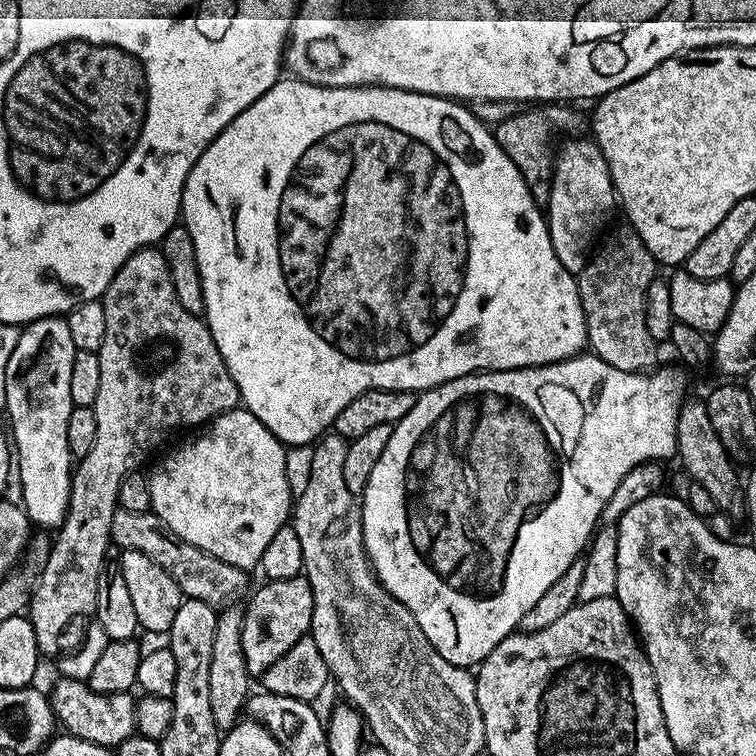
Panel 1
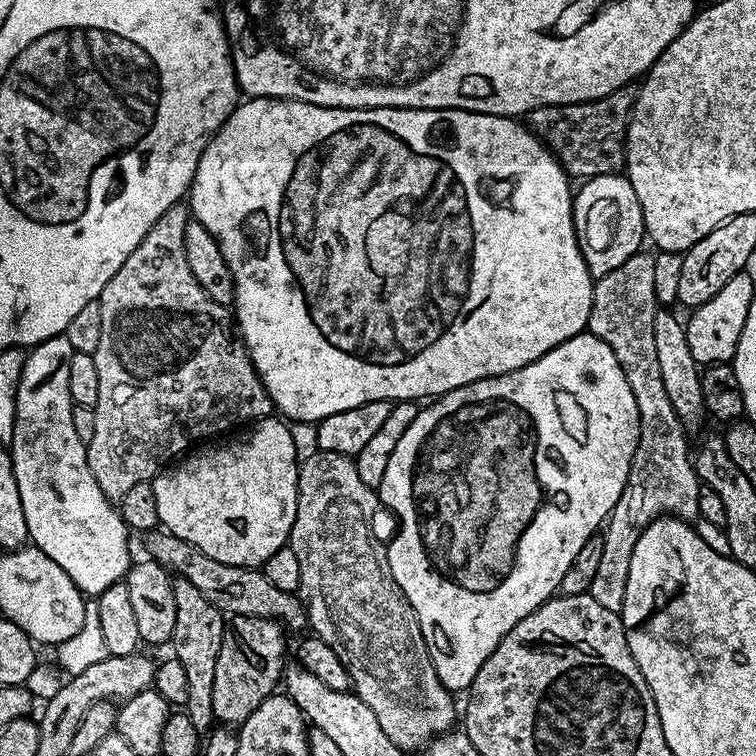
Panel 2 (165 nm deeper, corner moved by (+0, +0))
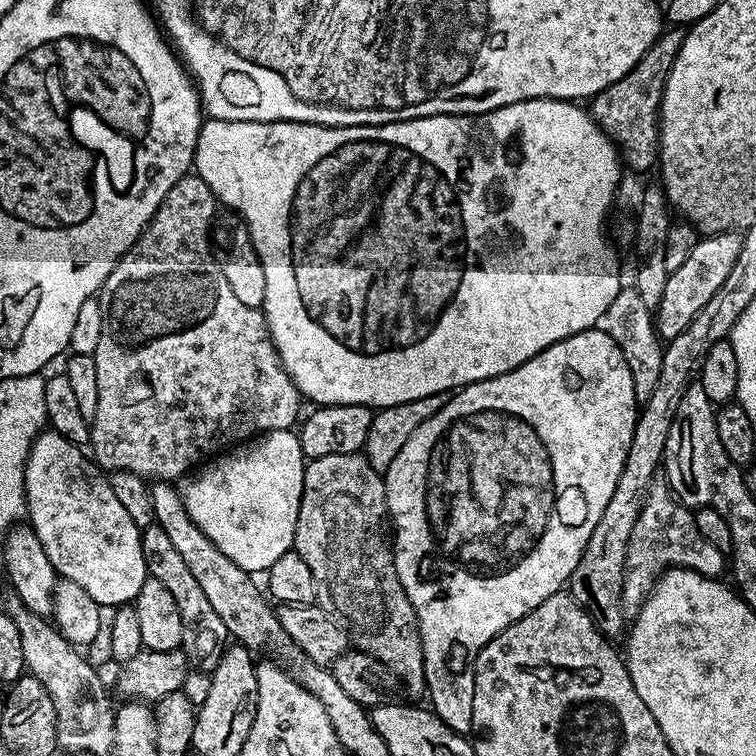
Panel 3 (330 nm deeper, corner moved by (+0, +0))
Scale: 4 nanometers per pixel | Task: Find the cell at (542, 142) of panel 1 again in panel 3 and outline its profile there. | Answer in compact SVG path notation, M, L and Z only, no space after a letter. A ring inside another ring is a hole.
M672 26L661 32L660 36L638 58L634 70L618 82L606 86L597 96L591 97L590 115L592 121L600 125L601 130L609 136L616 145L621 161L628 164L636 172L648 172L657 167L660 154L660 103L664 93L664 83L674 66L674 58L678 58L678 50L682 50L685 29Z

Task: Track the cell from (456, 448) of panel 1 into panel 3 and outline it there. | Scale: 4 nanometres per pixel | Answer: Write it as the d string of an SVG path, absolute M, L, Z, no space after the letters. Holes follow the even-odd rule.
M599 327L589 328L587 332L579 332L562 342L558 342L554 346L550 346L546 350L542 350L534 358L530 358L522 366L518 366L506 374L498 374L494 378L486 378L485 380L475 380L474 383L466 384L463 388L453 391L445 399L442 410L438 410L438 414L434 414L434 418L426 418L426 422L422 422L422 426L418 426L418 430L414 430L414 434L410 434L410 439L406 441L406 446L402 446L402 450L398 450L398 458L394 458L394 462L390 462L390 470L383 473L386 512L390 517L390 524L392 520L393 526L396 527L396 544L394 543L396 573L406 590L406 598L410 598L410 602L414 606L416 621L420 627L420 641L422 642L422 654L424 655L426 700L429 700L427 703L430 705L431 711L435 712L436 717L443 724L450 726L450 730L461 734L468 734L472 731L472 719L474 718L474 670L476 669L476 659L480 651L495 636L502 634L502 630L506 630L506 626L510 626L514 622L521 620L526 614L530 614L530 610L534 610L539 604L546 602L546 598L550 598L556 592L561 591L571 581L572 571L575 570L582 558L586 542L590 542L590 534L594 534L594 526L598 526L598 518L602 518L602 510L606 510L606 502L610 502L610 494L614 494L614 486L618 486L618 474L622 474L622 466L626 462L626 454L630 450L630 438L634 434L637 415L638 401L634 394L634 378L630 378L630 366L626 366L626 358L622 358L622 350L616 345L614 338L610 338L610 334L606 334Z

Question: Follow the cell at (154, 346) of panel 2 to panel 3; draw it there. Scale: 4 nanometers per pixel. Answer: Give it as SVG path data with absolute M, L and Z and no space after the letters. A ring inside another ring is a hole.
M195 174L184 176L172 187L170 194L162 198L162 206L158 206L158 210L152 215L152 220L144 228L144 233L136 239L132 249L118 261L114 270L110 270L106 282L100 288L98 299L102 306L102 339L98 342L95 355L98 366L98 410L95 418L90 421L92 426L90 452L92 448L91 455L95 463L105 473L133 472L152 482L176 482L187 477L193 469L203 465L209 458L233 446L243 445L265 432L287 432L301 419L300 391L290 378L290 374L284 369L284 364L272 341L268 323L264 320L263 311L245 306L230 291L230 286L222 275L216 257L212 254L210 239L212 219L215 218L217 211L216 196L210 190L210 186L206 186L204 179Z

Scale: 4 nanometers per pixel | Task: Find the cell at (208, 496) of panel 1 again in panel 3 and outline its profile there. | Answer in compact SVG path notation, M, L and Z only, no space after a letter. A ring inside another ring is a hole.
M292 430L265 432L253 439L250 446L237 447L235 452L236 456L221 455L220 464L205 463L200 470L204 472L197 471L196 480L185 479L178 491L186 514L190 514L190 518L206 534L206 538L210 538L210 542L214 542L214 546L218 546L218 550L222 550L222 554L230 558L230 562L238 562L238 566L242 566L242 570L247 572L264 574L270 566L274 566L274 562L278 562L278 558L282 558L282 554L293 551L294 548L292 533L298 522L302 487L300 437Z

